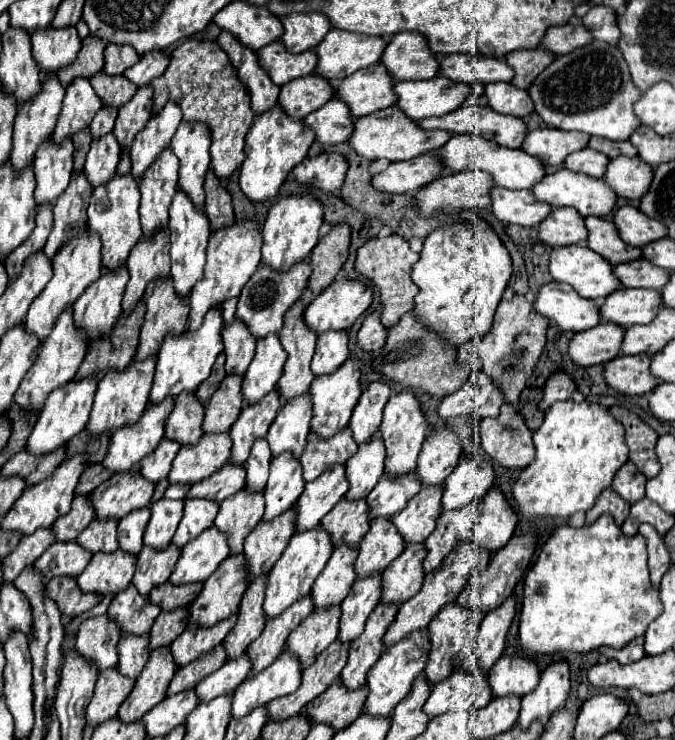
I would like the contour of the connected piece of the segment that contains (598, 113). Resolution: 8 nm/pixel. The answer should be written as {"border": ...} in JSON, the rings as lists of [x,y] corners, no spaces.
{"border":[[[591,41],[591,45],[587,47],[581,47],[569,55],[557,57],[529,87],[529,95],[535,103],[535,113],[539,113],[539,117],[555,129],[583,131],[589,135],[607,137],[611,141],[625,141],[641,125],[639,117],[633,111],[633,103],[641,97],[641,91],[633,85],[621,51],[605,41]]]}

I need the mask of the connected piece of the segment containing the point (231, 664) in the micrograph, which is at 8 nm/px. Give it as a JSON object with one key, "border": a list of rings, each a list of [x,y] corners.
{"border":[[[243,653],[237,659],[225,661],[223,667],[219,667],[215,673],[207,675],[205,681],[197,685],[199,701],[211,701],[213,697],[219,697],[223,693],[231,693],[237,689],[237,685],[251,675],[251,659],[247,653]]]}

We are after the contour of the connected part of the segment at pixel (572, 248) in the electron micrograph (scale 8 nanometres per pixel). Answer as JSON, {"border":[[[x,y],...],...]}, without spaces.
{"border":[[[569,245],[569,247],[555,247],[551,253],[551,261],[549,261],[549,271],[551,277],[559,283],[569,283],[573,285],[573,289],[587,299],[595,299],[595,301],[603,301],[609,293],[619,289],[619,281],[613,273],[613,265],[609,261],[605,261],[605,257],[601,257],[599,253],[595,253],[593,249],[585,247],[585,245]]]}

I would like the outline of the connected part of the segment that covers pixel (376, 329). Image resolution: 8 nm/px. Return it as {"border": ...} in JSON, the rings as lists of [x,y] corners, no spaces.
{"border":[[[379,311],[369,313],[357,333],[357,343],[363,351],[377,351],[387,341],[387,329],[383,327],[379,315]]]}

